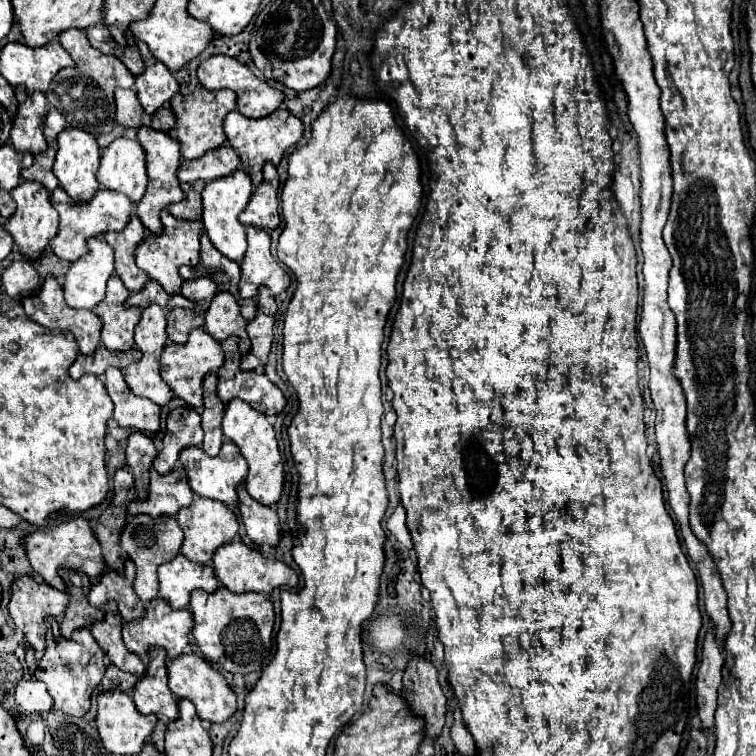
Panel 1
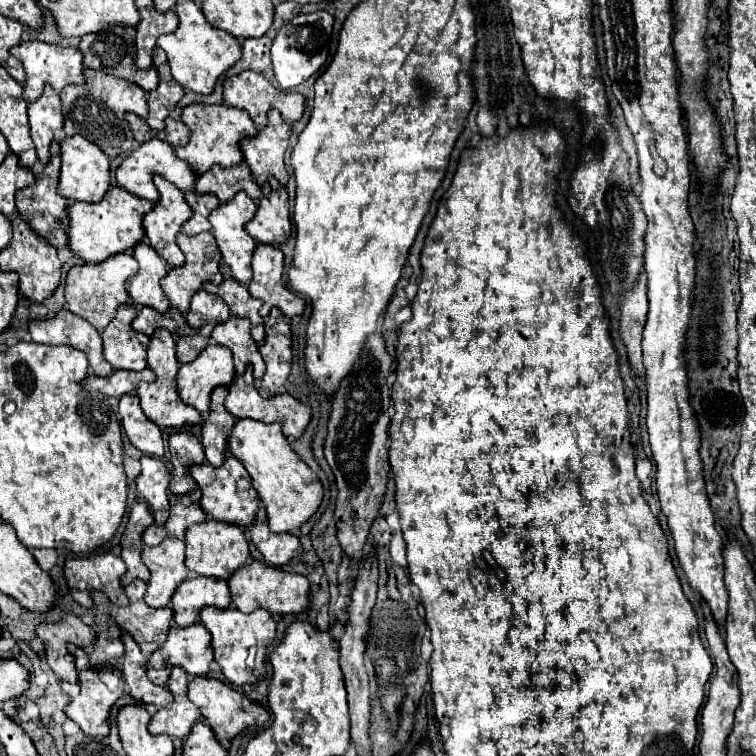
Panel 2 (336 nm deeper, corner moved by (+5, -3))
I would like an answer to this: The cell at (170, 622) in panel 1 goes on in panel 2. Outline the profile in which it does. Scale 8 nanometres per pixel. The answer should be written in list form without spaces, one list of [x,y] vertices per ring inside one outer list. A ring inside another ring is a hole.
[[[202,623],[190,627],[170,627],[166,643],[154,651],[146,665],[146,675],[156,685],[166,685],[172,665],[182,667],[188,675],[206,675],[212,657],[210,633]]]

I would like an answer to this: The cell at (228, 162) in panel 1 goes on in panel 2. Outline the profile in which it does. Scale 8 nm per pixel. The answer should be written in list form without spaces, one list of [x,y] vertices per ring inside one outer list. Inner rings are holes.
[[[244,163],[234,167],[214,165],[206,173],[198,175],[194,189],[196,193],[214,193],[220,201],[232,199],[238,191],[248,193],[248,197],[252,199],[258,199],[262,195],[260,187],[254,183],[250,175],[250,169]]]

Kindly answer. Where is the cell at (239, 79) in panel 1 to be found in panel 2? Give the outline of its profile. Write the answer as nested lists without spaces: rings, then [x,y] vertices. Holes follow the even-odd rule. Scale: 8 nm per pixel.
[[[242,71],[234,77],[228,77],[224,79],[222,83],[224,87],[224,103],[232,105],[232,107],[240,107],[244,111],[248,111],[248,115],[252,117],[252,121],[256,123],[258,129],[262,129],[266,125],[266,113],[270,109],[278,109],[282,113],[282,119],[288,121],[288,123],[294,123],[302,117],[304,113],[304,95],[300,93],[288,93],[288,91],[282,91],[282,89],[276,89],[274,85],[270,85],[262,73],[254,73],[254,71]]]

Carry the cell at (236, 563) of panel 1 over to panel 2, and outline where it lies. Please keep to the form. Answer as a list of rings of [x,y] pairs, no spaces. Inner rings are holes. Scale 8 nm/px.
[[[252,561],[240,569],[236,569],[230,579],[228,579],[228,587],[230,587],[230,595],[232,595],[232,603],[236,605],[236,609],[240,609],[242,613],[252,613],[254,609],[266,609],[270,613],[300,613],[308,607],[308,579],[296,573],[286,573],[280,569],[274,569],[268,563],[262,561]]]

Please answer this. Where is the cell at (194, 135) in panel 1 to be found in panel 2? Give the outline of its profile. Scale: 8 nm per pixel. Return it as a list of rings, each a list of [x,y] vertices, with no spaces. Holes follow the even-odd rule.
[[[206,103],[186,105],[186,107],[182,107],[180,119],[190,129],[190,141],[184,147],[176,147],[176,155],[182,161],[186,161],[196,175],[208,171],[212,165],[232,167],[232,165],[240,163],[242,151],[240,151],[238,141],[256,133],[256,127],[254,127],[252,119],[248,117],[248,113],[244,113],[238,107],[224,105],[224,103],[220,103],[220,105],[206,105]]]

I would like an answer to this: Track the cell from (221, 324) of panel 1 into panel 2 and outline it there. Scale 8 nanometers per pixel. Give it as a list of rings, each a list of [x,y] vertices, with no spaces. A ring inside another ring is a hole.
[[[232,315],[228,321],[220,323],[212,331],[212,339],[234,353],[236,373],[242,373],[248,363],[252,363],[254,379],[264,375],[264,361],[258,353],[258,345],[250,335],[250,321],[246,317]]]

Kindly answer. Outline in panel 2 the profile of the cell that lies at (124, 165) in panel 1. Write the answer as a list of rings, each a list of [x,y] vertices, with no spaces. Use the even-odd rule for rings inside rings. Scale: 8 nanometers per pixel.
[[[150,139],[150,141],[146,141],[146,143],[140,145],[138,149],[134,149],[134,151],[120,163],[120,167],[116,169],[116,181],[118,181],[118,185],[120,185],[122,189],[130,191],[132,195],[142,197],[142,199],[148,199],[148,201],[158,201],[158,191],[156,191],[156,187],[154,187],[154,183],[152,183],[152,177],[154,177],[154,175],[162,175],[164,179],[172,181],[172,183],[174,183],[178,189],[182,189],[184,193],[190,191],[192,185],[196,183],[196,175],[190,171],[190,167],[188,167],[184,161],[180,161],[180,159],[176,157],[176,153],[174,153],[174,147],[168,145],[168,143],[162,141],[162,139]]]

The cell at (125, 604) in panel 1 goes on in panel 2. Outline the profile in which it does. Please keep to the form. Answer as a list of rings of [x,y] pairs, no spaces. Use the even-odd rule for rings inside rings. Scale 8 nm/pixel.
[[[140,579],[124,587],[124,591],[128,597],[128,607],[114,607],[112,617],[120,629],[134,637],[142,653],[148,657],[166,641],[168,627],[172,625],[172,611],[168,607],[148,607],[144,603],[146,583]]]

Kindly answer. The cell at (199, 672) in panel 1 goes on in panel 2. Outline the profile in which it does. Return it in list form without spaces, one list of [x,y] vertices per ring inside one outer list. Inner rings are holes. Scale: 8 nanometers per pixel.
[[[194,677],[188,683],[188,699],[202,711],[202,717],[208,721],[208,725],[212,727],[212,731],[216,733],[218,741],[230,741],[236,733],[240,733],[246,727],[260,727],[268,721],[268,713],[262,705],[250,701],[246,695],[238,693],[236,689],[232,689],[230,685],[218,681],[218,679],[210,679],[210,677]]]

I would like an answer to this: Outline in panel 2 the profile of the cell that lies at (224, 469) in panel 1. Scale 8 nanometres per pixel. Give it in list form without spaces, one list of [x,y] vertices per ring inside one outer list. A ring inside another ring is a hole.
[[[228,457],[222,463],[222,467],[212,467],[210,463],[192,465],[190,475],[202,491],[200,507],[204,509],[204,513],[210,519],[226,521],[226,523],[234,523],[234,525],[248,525],[254,521],[254,513],[260,507],[260,497],[258,497],[256,489],[252,487],[252,479],[248,475],[248,471],[236,457]]]

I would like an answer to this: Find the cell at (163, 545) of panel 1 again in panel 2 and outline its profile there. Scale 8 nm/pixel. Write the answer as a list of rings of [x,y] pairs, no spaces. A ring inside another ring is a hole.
[[[164,539],[156,547],[142,547],[142,561],[150,569],[150,581],[144,595],[146,605],[166,607],[172,593],[190,573],[184,565],[184,541]]]

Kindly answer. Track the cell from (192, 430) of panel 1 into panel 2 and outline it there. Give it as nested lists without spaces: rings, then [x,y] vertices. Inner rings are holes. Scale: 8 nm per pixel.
[[[174,431],[168,437],[168,449],[170,449],[170,463],[172,463],[172,485],[170,491],[174,495],[190,493],[194,483],[188,479],[188,467],[196,463],[204,463],[204,449],[196,435],[190,431]]]

